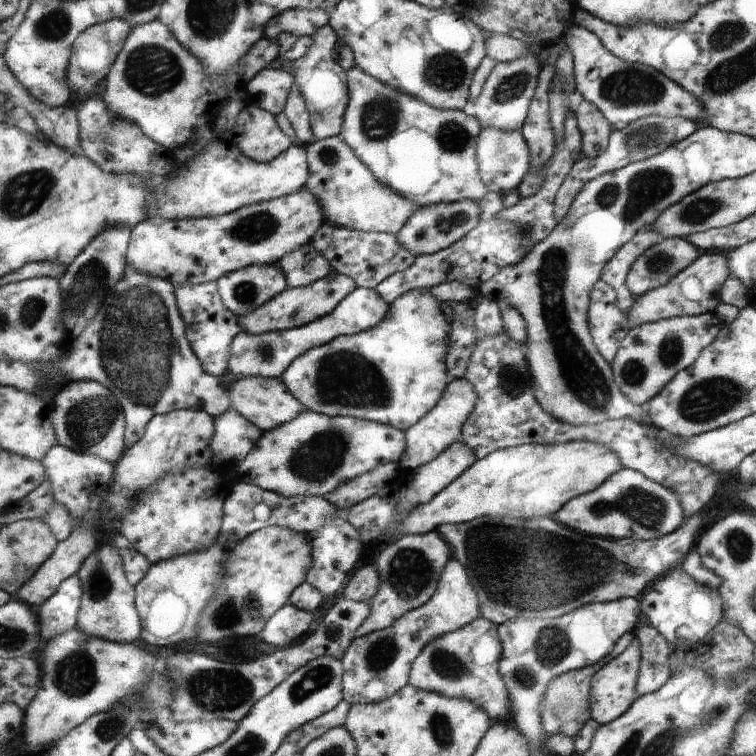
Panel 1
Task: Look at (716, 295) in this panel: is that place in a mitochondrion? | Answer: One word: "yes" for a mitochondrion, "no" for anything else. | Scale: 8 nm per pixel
no

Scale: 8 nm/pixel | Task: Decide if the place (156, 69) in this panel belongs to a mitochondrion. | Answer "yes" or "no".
yes

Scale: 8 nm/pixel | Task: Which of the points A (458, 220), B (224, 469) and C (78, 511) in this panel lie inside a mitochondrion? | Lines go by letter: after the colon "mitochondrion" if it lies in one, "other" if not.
A: mitochondrion
B: other
C: other

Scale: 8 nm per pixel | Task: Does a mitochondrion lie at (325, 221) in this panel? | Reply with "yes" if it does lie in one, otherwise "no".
no

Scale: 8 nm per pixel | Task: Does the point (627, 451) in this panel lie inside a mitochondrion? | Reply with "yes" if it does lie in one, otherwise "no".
no

